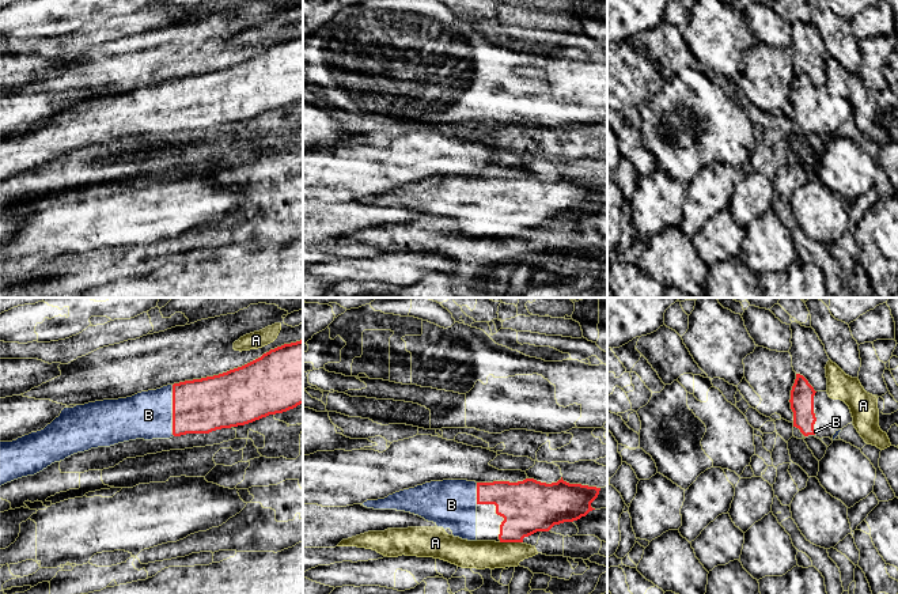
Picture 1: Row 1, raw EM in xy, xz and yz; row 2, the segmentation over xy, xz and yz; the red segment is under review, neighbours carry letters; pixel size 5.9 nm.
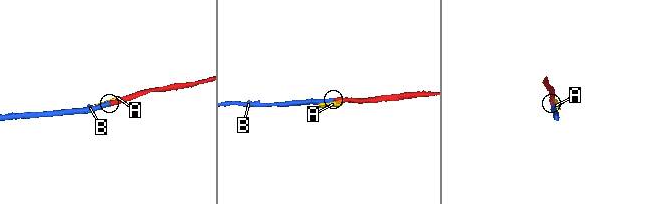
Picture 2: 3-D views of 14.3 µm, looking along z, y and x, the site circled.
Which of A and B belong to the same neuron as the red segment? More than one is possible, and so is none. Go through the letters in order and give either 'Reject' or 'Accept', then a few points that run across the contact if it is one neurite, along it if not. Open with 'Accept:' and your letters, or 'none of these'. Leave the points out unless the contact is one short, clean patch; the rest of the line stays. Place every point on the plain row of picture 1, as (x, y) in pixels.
Accept: B
A: Reject
B: Accept

